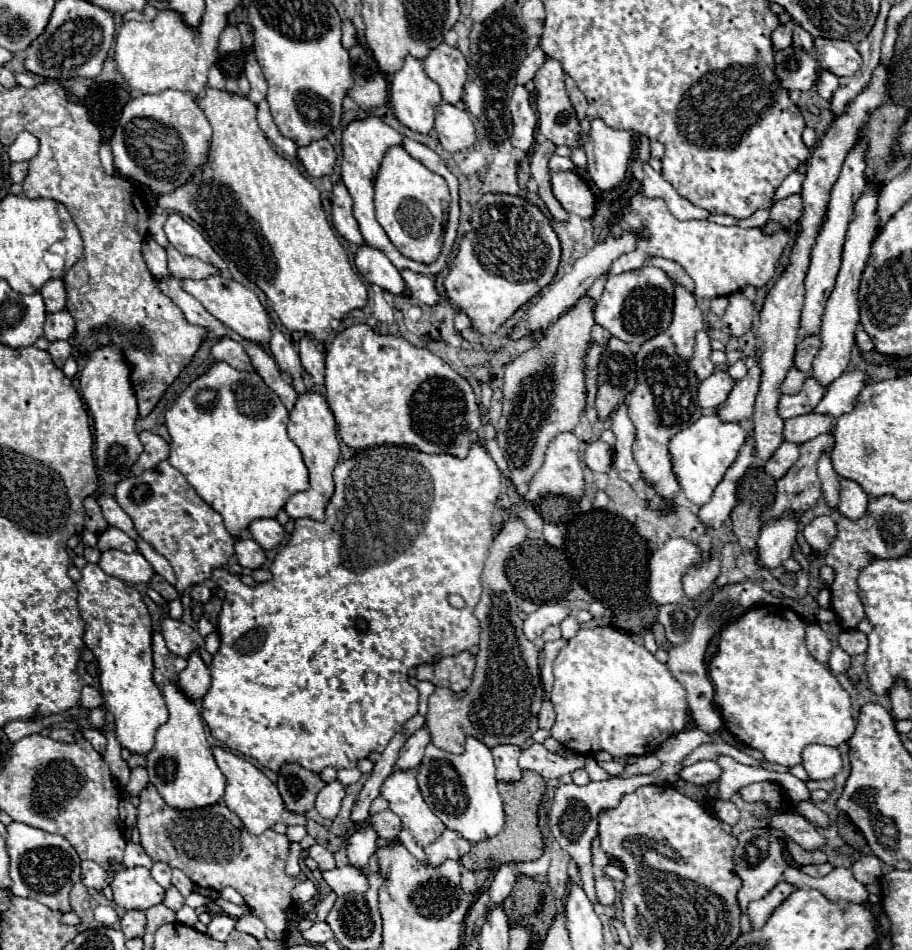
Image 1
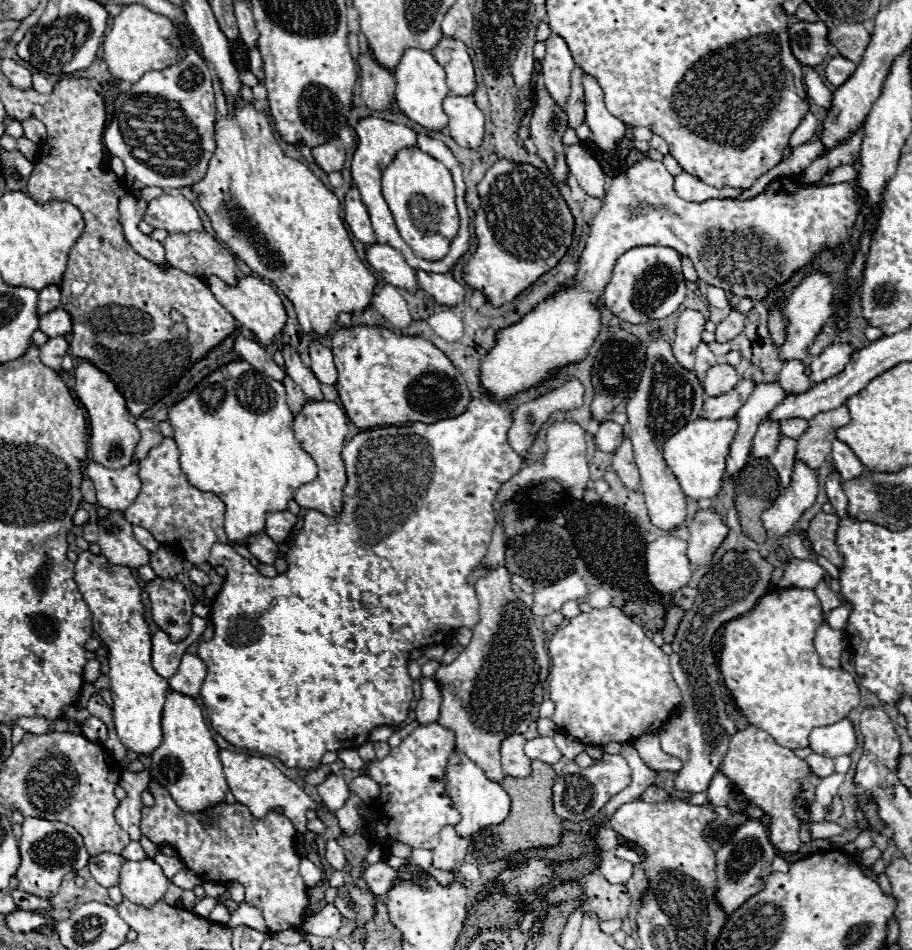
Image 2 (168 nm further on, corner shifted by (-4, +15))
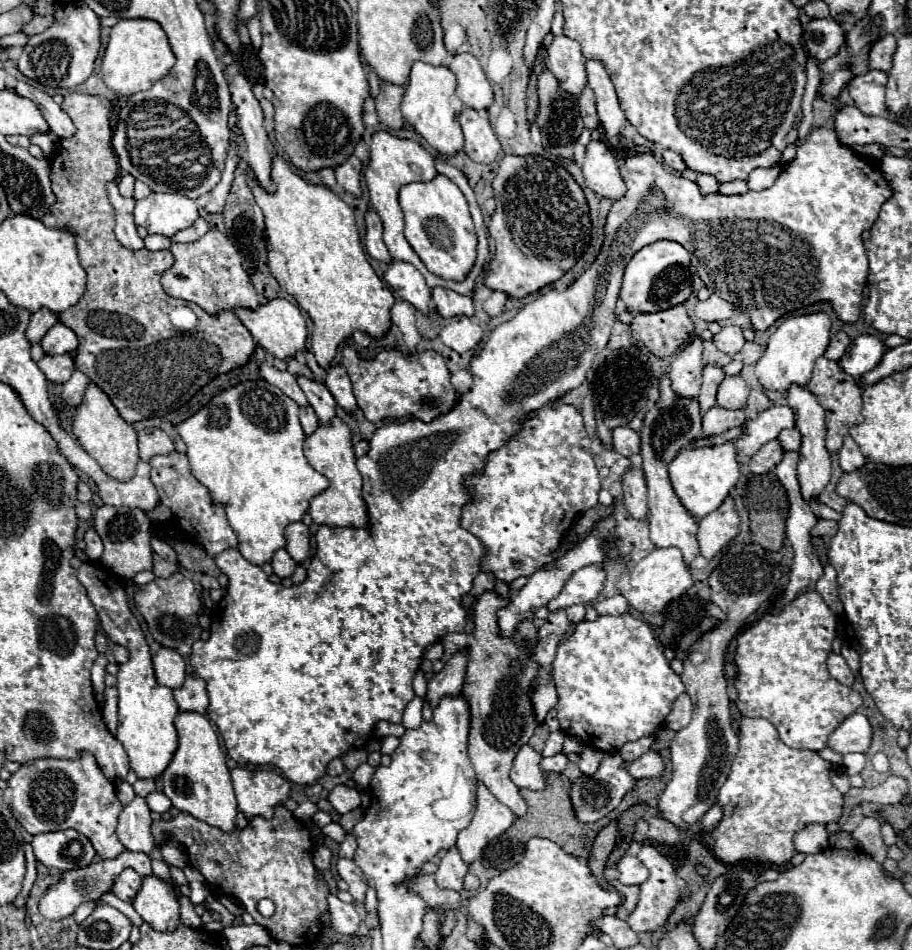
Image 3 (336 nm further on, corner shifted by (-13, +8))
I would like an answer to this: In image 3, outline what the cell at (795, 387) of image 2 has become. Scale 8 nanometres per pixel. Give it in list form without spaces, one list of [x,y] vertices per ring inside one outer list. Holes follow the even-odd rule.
[[[794,385],[788,389],[788,405],[796,413],[796,427],[802,433],[802,447],[800,447],[800,463],[798,463],[798,481],[802,487],[802,497],[804,501],[818,499],[818,495],[824,491],[824,487],[830,481],[830,453],[824,447],[824,435],[826,435],[826,425],[824,425],[824,411],[822,405],[818,403],[816,395],[808,391],[802,385]]]

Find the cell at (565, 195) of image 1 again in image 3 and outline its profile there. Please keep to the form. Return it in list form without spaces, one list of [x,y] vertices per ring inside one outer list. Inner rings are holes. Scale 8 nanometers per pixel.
[[[590,141],[584,155],[582,173],[588,189],[606,199],[620,199],[626,193],[626,185],[620,177],[616,157],[602,141]]]

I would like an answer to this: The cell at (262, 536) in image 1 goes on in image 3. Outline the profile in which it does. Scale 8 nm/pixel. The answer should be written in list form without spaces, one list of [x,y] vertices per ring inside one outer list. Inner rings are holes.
[[[302,521],[290,523],[284,529],[284,539],[286,539],[286,547],[284,549],[290,553],[290,557],[296,563],[302,563],[308,557],[308,551],[310,551],[310,533],[308,533],[308,527]]]

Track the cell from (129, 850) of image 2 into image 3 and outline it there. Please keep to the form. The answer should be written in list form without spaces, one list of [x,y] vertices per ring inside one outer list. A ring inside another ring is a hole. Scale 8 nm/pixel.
[[[124,851],[120,853],[116,859],[106,859],[106,861],[96,861],[92,863],[90,867],[84,867],[84,869],[72,869],[72,871],[64,871],[64,877],[60,879],[60,883],[56,887],[50,887],[50,891],[42,897],[40,901],[40,913],[46,917],[46,919],[62,919],[62,917],[68,917],[76,911],[76,907],[82,903],[82,901],[88,901],[88,899],[94,899],[98,901],[102,893],[110,891],[116,875],[126,869],[126,867],[132,867],[138,875],[150,875],[152,869],[150,869],[150,857],[146,853],[134,853],[134,851]]]

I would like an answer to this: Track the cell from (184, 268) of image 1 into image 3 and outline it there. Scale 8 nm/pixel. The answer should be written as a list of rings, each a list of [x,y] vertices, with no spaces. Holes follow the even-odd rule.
[[[208,231],[204,237],[192,243],[172,243],[170,251],[174,255],[174,265],[162,275],[164,291],[172,297],[198,303],[204,311],[216,313],[232,307],[258,307],[258,293],[250,283],[250,275],[242,267],[242,259],[230,243],[230,239],[220,231]]]

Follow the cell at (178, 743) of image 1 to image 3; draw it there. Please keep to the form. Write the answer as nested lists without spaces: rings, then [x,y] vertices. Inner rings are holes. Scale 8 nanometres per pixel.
[[[184,711],[176,715],[174,725],[178,731],[178,749],[170,765],[162,773],[164,795],[178,811],[186,811],[192,817],[222,831],[232,831],[236,827],[234,819],[238,813],[238,803],[226,767],[224,751],[218,743],[216,733],[212,731],[210,721],[196,711]]]

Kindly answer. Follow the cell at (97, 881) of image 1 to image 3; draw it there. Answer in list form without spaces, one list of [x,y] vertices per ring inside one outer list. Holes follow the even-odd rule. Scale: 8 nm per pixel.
[[[124,869],[112,883],[112,893],[122,899],[122,901],[132,901],[134,895],[138,893],[142,883],[142,877],[134,869]]]

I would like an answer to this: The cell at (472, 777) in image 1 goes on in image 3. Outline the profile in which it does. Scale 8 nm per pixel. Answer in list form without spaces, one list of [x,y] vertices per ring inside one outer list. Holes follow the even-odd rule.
[[[478,781],[476,787],[476,811],[466,829],[458,833],[458,851],[466,863],[472,863],[480,857],[486,843],[500,833],[504,833],[512,823],[516,815],[488,791],[488,787],[482,787]]]

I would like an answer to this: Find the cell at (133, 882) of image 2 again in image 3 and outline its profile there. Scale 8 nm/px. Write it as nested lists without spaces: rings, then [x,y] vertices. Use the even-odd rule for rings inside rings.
[[[148,875],[132,901],[136,913],[158,931],[172,931],[180,921],[180,903],[168,881]]]

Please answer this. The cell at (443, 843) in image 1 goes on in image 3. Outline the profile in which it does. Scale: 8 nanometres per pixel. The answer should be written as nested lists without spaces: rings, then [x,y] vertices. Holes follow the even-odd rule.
[[[450,847],[446,851],[446,855],[442,857],[440,865],[438,865],[436,883],[438,883],[438,887],[460,891],[466,873],[468,873],[468,865],[464,863],[462,855],[458,855],[458,849],[456,847]]]

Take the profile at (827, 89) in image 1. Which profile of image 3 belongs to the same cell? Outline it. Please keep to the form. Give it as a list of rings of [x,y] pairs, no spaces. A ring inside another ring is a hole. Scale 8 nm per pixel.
[[[868,71],[866,75],[858,75],[850,79],[848,93],[854,99],[856,107],[864,115],[888,117],[888,109],[884,105],[884,87],[886,87],[886,73],[882,71]]]

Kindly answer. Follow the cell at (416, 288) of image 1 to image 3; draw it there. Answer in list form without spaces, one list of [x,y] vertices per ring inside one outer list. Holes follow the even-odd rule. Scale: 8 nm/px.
[[[436,287],[436,289],[432,289],[432,301],[434,301],[438,313],[442,317],[446,317],[446,319],[456,317],[456,315],[466,315],[466,317],[474,315],[472,297],[458,295],[456,291],[450,291],[450,289],[444,289],[444,287]]]

